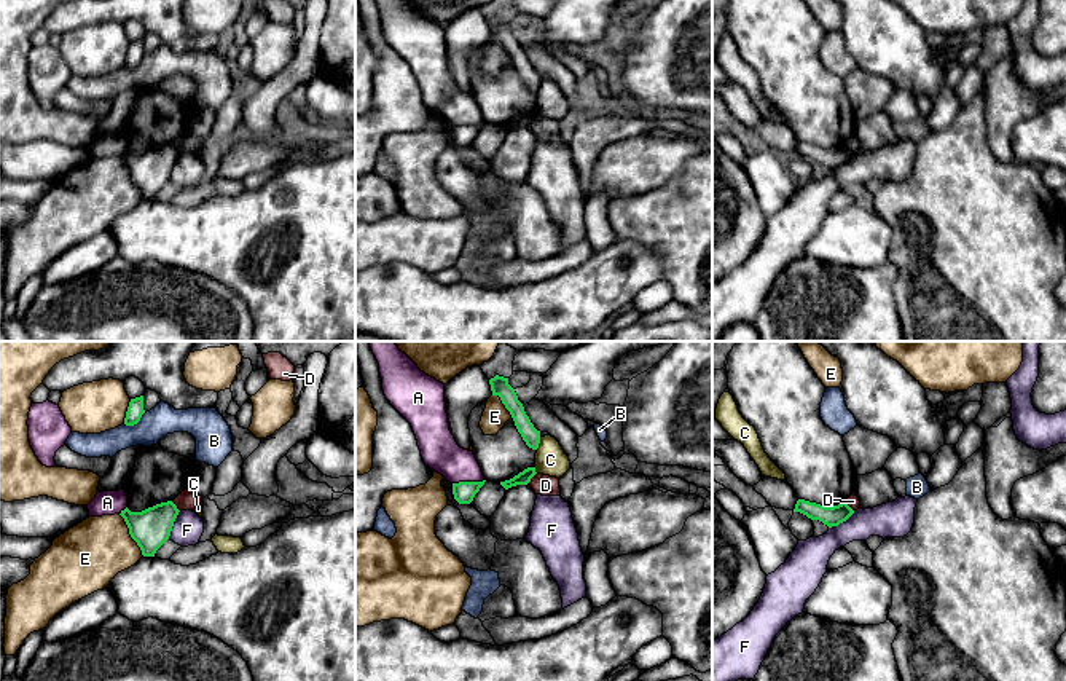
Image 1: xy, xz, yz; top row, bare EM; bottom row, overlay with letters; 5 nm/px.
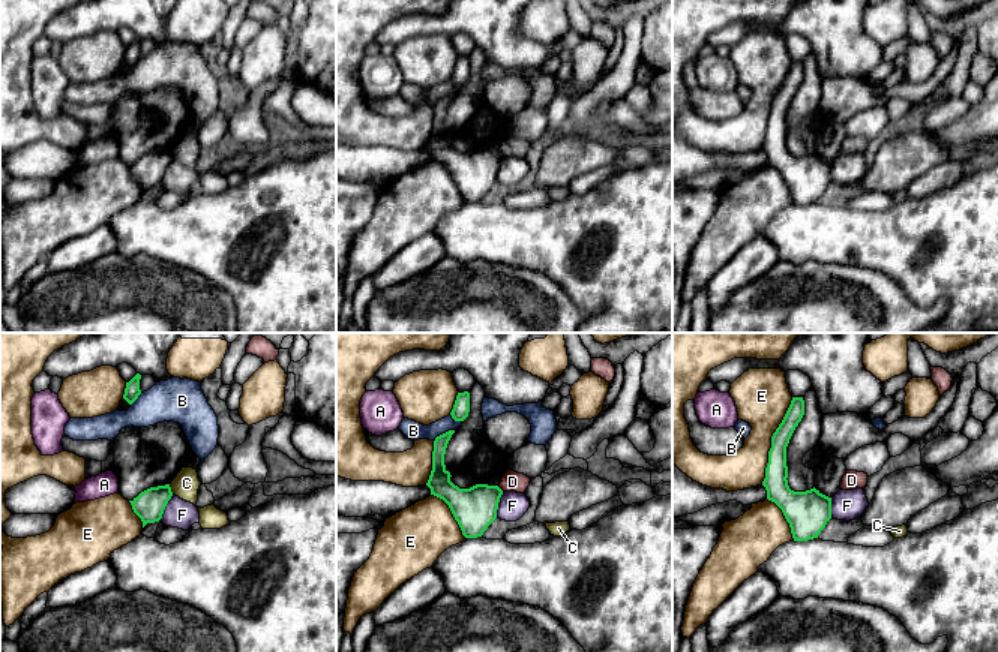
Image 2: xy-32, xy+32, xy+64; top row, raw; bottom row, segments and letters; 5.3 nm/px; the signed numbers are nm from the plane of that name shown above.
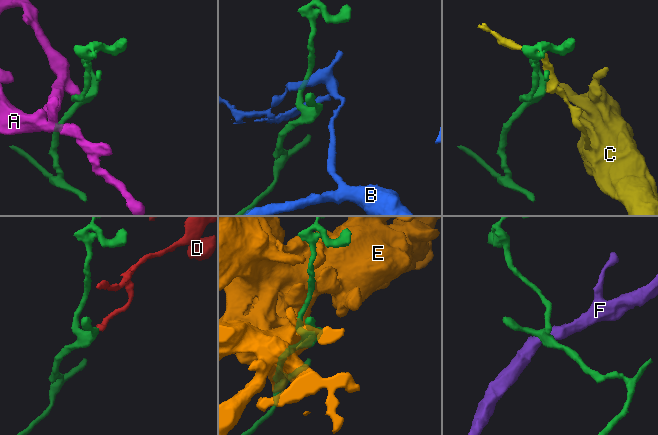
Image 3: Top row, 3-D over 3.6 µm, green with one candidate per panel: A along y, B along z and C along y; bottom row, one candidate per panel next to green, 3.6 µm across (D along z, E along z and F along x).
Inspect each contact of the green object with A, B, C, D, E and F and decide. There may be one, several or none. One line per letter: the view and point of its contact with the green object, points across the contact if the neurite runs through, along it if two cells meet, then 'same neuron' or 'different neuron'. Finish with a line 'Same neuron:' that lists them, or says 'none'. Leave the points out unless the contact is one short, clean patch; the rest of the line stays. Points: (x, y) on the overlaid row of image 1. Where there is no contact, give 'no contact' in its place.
A: xz (467, 482) | along xz (483, 479), (453, 484) | different neuron
B: xy (136, 423) | along xy (144, 412), (136, 423), (125, 425) | different neuron
C: xz (539, 442) | along xz (540, 437), (536, 448) | different neuron
D: xy (176, 506) | along xy (171, 501), (179, 511) | different neuron
E: xy (129, 533) | different neuron
F: xy (172, 525) | along xy (180, 511), (168, 538) | different neuron
Same neuron: none

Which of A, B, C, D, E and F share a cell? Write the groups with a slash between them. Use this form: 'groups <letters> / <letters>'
groups A / B / C / D / E / F

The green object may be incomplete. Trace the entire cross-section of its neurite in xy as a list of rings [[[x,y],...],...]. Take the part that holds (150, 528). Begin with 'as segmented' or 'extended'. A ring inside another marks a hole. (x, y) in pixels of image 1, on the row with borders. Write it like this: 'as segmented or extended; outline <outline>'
as segmented; outline [[[172,501],[156,504],[142,512],[121,510],[131,537],[143,557],[155,557],[156,550],[169,539],[178,509]]]

